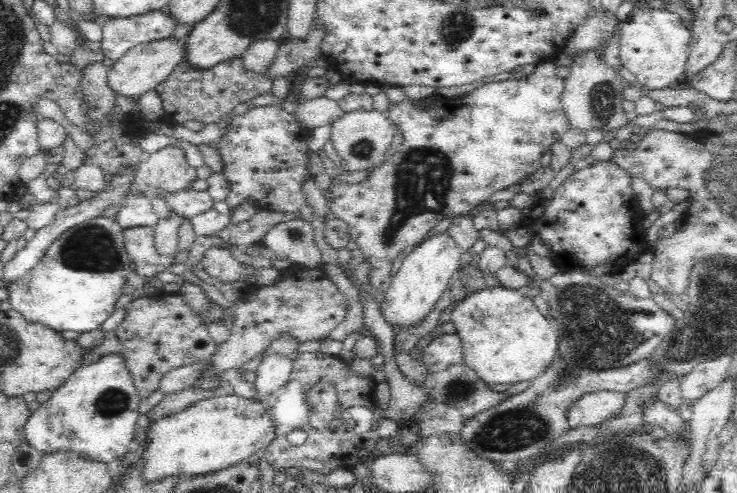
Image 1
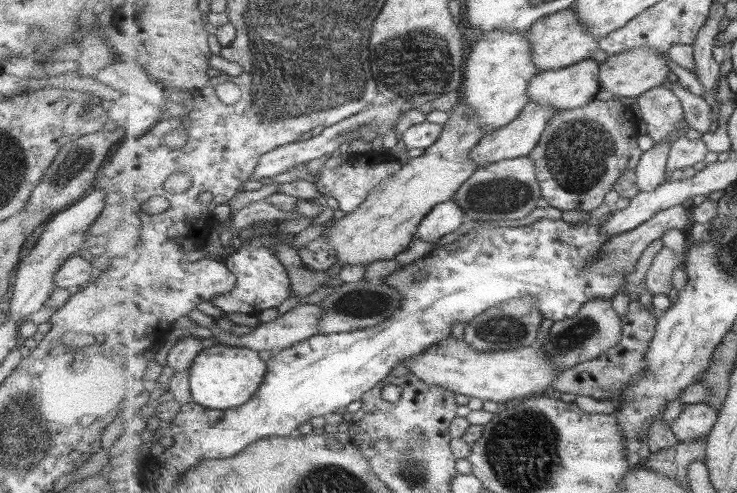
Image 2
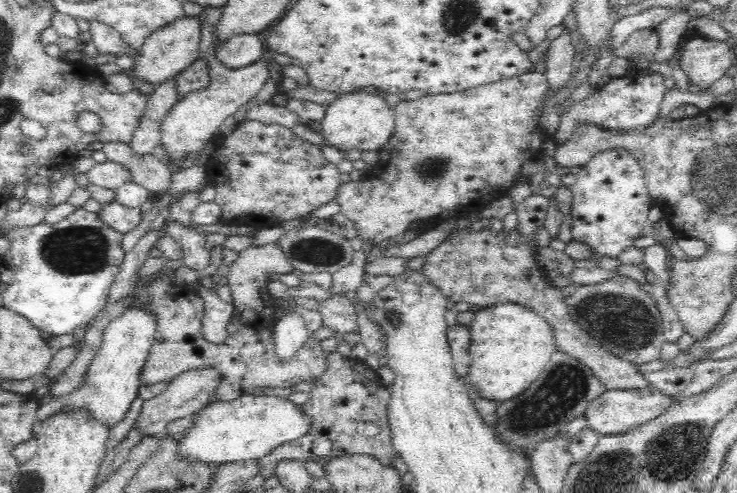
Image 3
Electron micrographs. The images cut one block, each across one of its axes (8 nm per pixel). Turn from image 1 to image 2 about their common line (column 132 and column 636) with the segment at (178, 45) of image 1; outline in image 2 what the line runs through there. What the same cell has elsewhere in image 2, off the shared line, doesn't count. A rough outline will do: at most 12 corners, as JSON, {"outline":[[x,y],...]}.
{"outline":[[633,48],[600,66],[600,90],[632,100],[665,85],[667,60]]}

